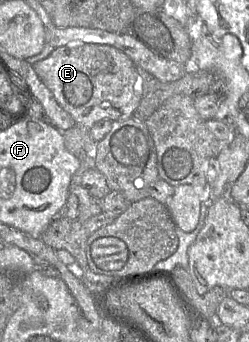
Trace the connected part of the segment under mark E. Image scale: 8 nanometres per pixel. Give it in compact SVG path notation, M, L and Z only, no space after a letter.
M70 44L58 47L32 68L79 127L90 129L102 119L117 121L131 118L141 99L137 67L125 53L110 45Z

